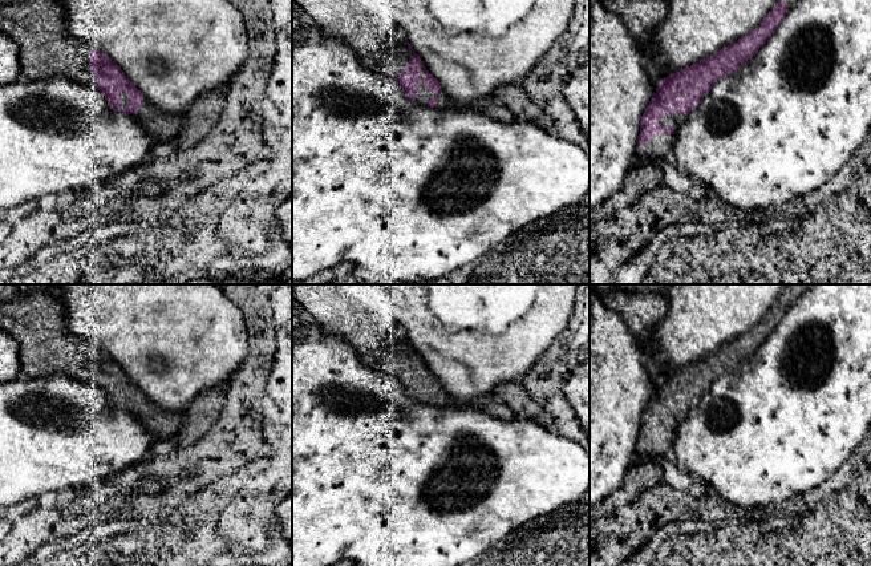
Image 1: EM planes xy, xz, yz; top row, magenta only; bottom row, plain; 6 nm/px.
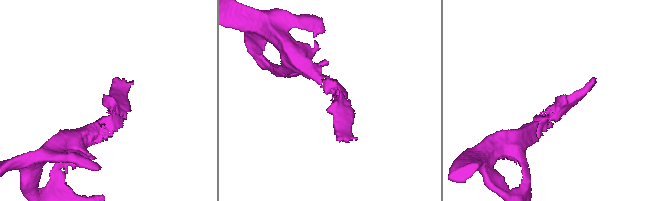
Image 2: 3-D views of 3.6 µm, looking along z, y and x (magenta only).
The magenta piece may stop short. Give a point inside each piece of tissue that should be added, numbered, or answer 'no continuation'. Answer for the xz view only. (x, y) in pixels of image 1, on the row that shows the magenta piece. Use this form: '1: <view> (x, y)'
1: xz (424, 96)

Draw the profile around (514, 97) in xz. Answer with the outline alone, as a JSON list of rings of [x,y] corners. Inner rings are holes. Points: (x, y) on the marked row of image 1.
[[[503,85],[494,90],[491,98],[507,108],[516,122],[534,124],[548,133],[554,130],[554,120],[528,97],[522,85]]]

